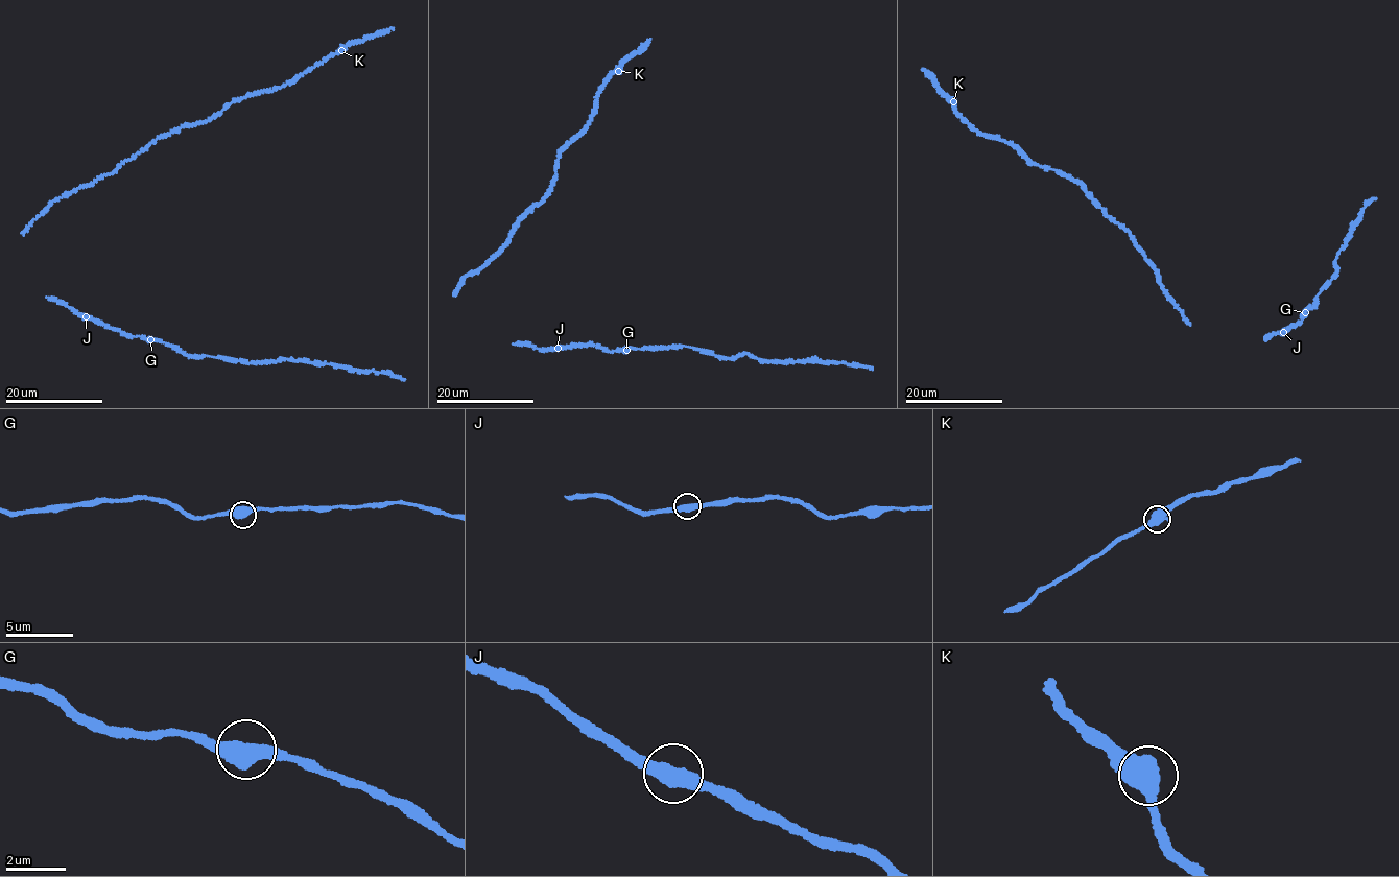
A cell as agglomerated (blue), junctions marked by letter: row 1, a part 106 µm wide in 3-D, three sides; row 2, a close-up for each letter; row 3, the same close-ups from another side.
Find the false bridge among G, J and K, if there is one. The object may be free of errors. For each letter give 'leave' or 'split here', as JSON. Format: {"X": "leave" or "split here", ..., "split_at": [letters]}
{"G": "leave", "J": "leave", "K": "leave", "split_at": []}

